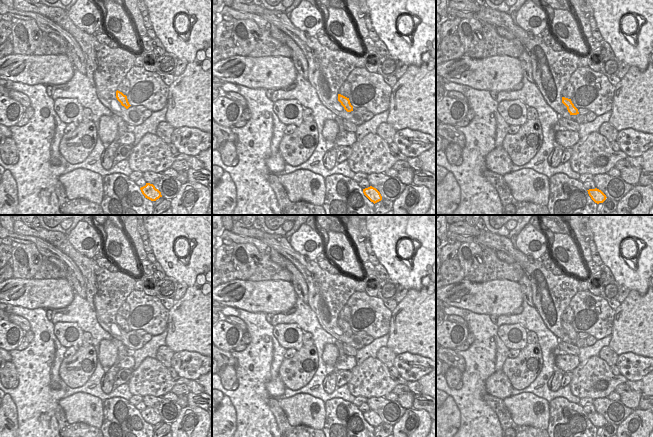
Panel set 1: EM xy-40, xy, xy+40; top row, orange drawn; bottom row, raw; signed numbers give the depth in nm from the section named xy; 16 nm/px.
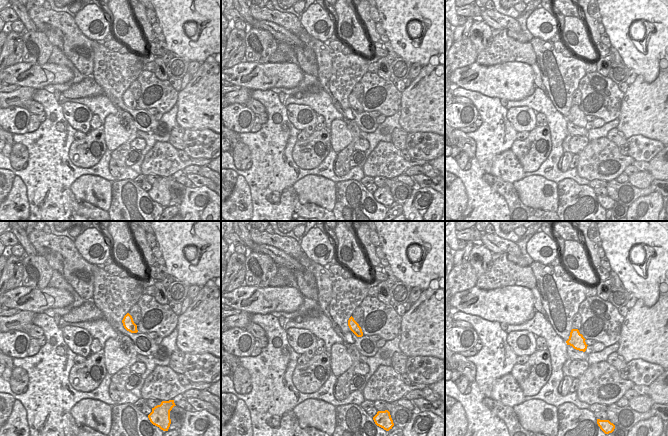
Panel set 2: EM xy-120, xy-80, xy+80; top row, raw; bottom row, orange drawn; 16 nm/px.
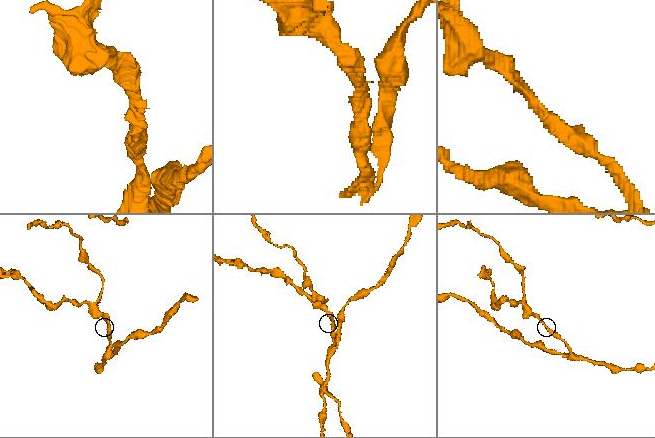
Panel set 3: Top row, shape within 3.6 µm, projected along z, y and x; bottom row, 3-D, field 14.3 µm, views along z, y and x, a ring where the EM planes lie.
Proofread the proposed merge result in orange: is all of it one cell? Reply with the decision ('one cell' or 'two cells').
one cell

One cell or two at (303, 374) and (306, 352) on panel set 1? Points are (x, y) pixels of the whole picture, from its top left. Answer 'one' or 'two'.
one

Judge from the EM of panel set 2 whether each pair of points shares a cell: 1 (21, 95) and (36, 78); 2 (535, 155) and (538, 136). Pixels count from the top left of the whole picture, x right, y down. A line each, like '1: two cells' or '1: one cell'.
1: two cells
2: one cell

